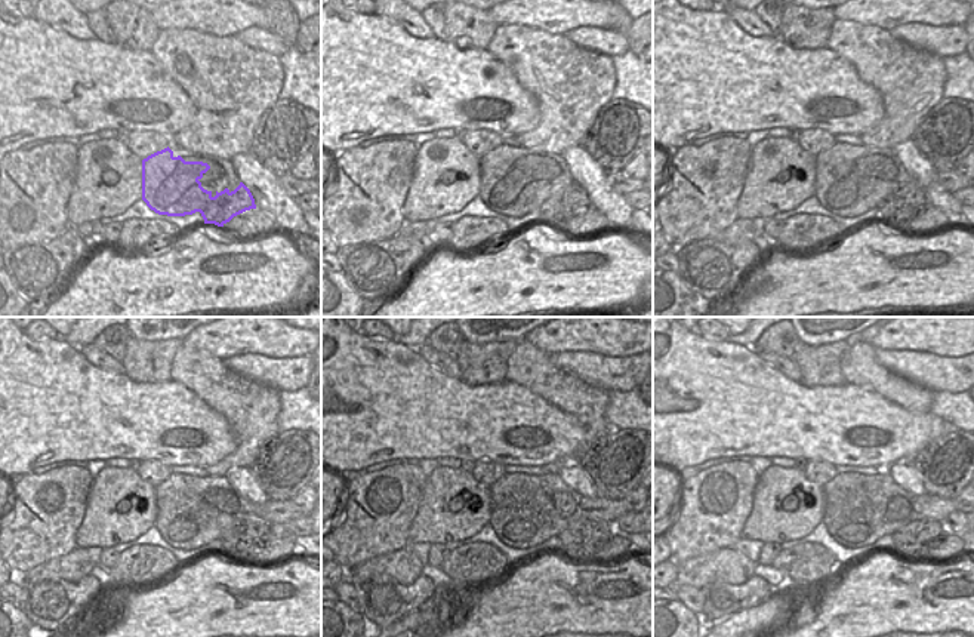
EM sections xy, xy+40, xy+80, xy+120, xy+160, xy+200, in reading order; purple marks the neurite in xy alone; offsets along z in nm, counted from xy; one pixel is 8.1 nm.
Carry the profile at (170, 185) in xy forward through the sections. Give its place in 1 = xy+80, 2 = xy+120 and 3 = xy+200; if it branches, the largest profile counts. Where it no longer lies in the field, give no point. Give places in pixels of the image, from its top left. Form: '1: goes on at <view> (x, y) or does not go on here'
1: goes on at xy+80 (840, 188)
2: goes on at xy+120 (178, 522)
3: goes on at xy+200 (842, 519)

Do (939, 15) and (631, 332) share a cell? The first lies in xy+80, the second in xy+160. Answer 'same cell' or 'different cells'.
same cell

